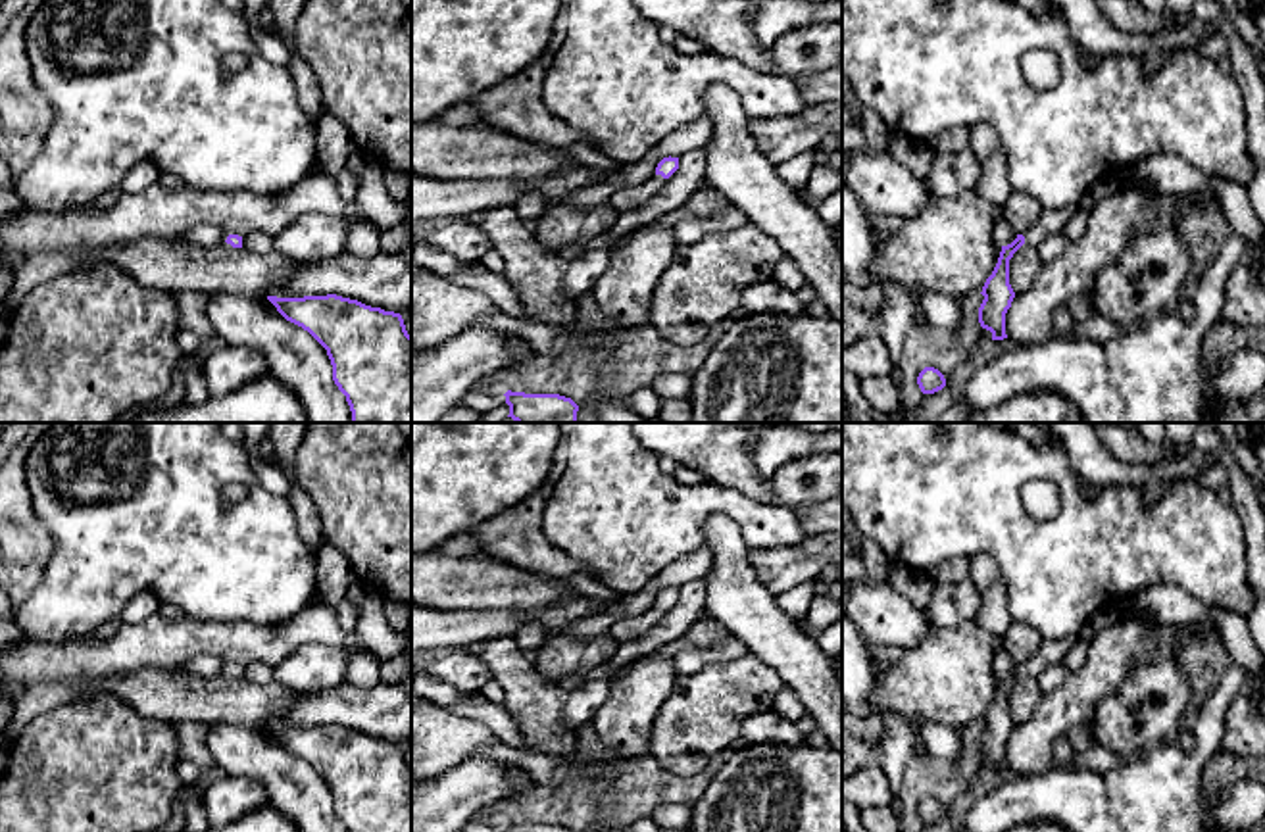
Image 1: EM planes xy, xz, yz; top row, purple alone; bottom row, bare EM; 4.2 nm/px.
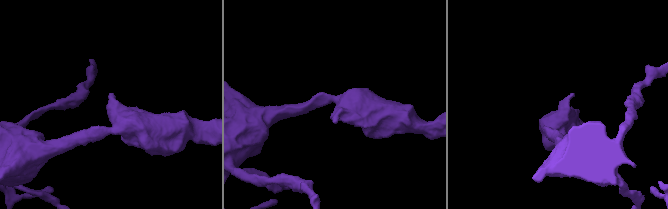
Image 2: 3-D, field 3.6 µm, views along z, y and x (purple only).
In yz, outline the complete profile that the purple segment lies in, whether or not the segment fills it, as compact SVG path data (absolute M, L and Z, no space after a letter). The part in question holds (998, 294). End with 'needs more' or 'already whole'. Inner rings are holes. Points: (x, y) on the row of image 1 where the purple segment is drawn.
M1079 208L1042 209L1040 219L1025 236L1017 234L1011 244L1002 246L998 263L982 286L980 294L984 300L979 307L979 323L992 332L992 340L1007 338L1005 313L1015 298L1009 284L1009 259L1023 244L1036 246L1052 234L1061 234L1077 209Z; needs more

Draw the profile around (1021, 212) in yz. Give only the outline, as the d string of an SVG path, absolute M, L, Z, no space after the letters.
M1013 190L1004 204L1004 219L1017 234L1025 236L1040 219L1042 209L1044 208L1032 196Z

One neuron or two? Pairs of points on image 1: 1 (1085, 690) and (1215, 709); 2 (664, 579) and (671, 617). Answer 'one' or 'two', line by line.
1: two
2: two

